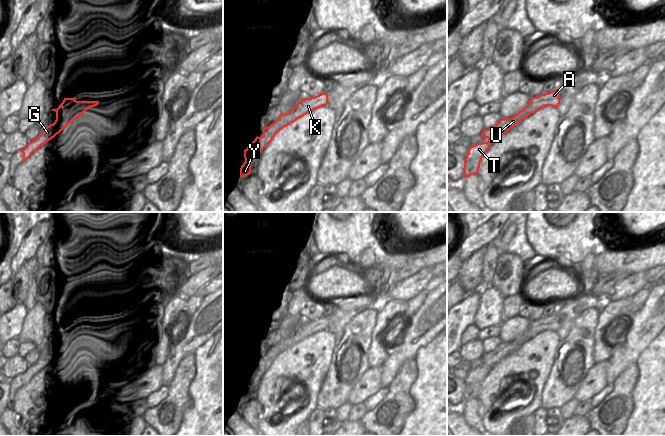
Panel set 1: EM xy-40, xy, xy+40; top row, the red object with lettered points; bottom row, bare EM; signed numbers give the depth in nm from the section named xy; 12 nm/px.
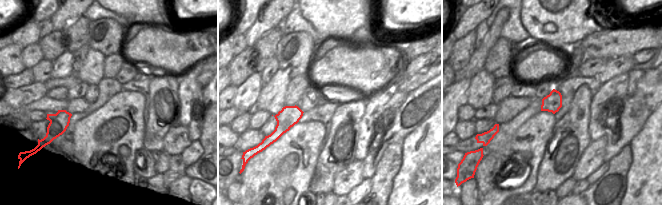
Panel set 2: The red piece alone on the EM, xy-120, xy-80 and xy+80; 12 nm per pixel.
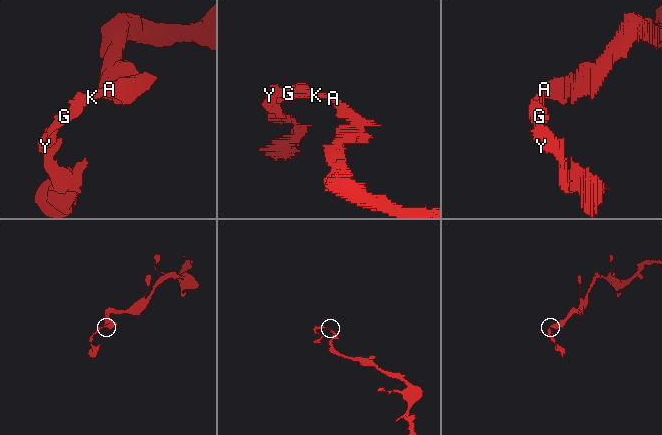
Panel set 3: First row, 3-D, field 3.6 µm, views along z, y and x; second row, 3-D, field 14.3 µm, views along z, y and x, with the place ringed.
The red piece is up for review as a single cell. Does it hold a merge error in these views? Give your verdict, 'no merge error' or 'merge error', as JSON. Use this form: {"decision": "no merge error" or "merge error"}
{"decision": "no merge error"}

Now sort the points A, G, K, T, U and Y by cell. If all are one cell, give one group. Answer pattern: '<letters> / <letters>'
A G K T U Y

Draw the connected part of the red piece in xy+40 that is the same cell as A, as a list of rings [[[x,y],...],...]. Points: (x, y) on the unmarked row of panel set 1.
[[[557,314],[541,318],[530,323],[528,329],[511,342],[502,342],[495,350],[484,353],[481,356],[482,362],[487,362],[487,366],[477,367],[468,373],[468,378],[464,384],[463,402],[477,398],[483,380],[492,367],[504,357],[515,351],[520,345],[546,330],[558,331],[560,328],[560,318]]]

